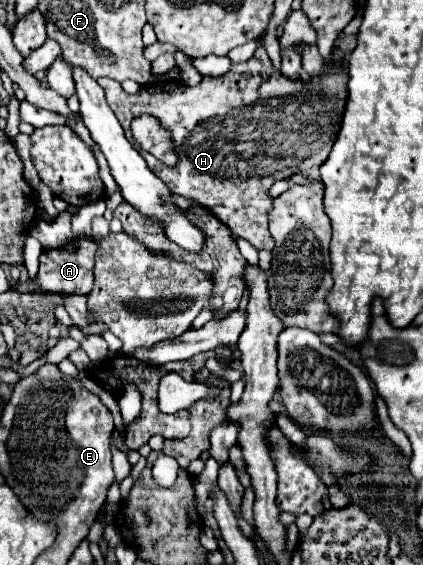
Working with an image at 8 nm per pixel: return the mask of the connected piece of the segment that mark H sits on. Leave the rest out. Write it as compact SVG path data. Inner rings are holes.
M357 34L341 36L331 52L331 68L327 66L321 74L311 76L309 80L297 80L297 78L283 76L281 70L273 68L265 48L259 46L251 60L247 60L243 64L231 64L231 68L223 76L217 76L217 78L205 76L201 80L201 84L197 84L197 86L187 86L187 84L173 80L167 84L143 86L137 94L129 96L129 94L125 94L121 84L111 78L99 78L97 82L105 90L107 104L111 104L111 110L117 114L117 120L121 122L127 138L131 136L131 130L129 130L131 120L143 112L159 118L161 124L173 132L175 152L179 156L179 164L175 168L161 164L159 160L155 160L155 156L151 156L137 142L133 142L133 146L141 152L141 156L145 158L145 162L149 164L153 174L159 176L171 188L171 192L181 194L181 196L195 200L195 202L203 204L205 208L209 208L219 220L223 220L223 224L227 224L231 228L231 232L235 236L249 240L257 250L273 250L275 242L267 228L267 212L271 210L269 188L273 186L275 180L289 178L291 174L297 174L297 172L301 172L301 174L309 172L311 168L319 168L323 164L323 160L327 160L329 150L341 128L347 94L349 94L349 90L347 90L349 76L341 68L341 60L355 46L357 46ZM249 88L263 88L263 90L259 96L247 98Z

